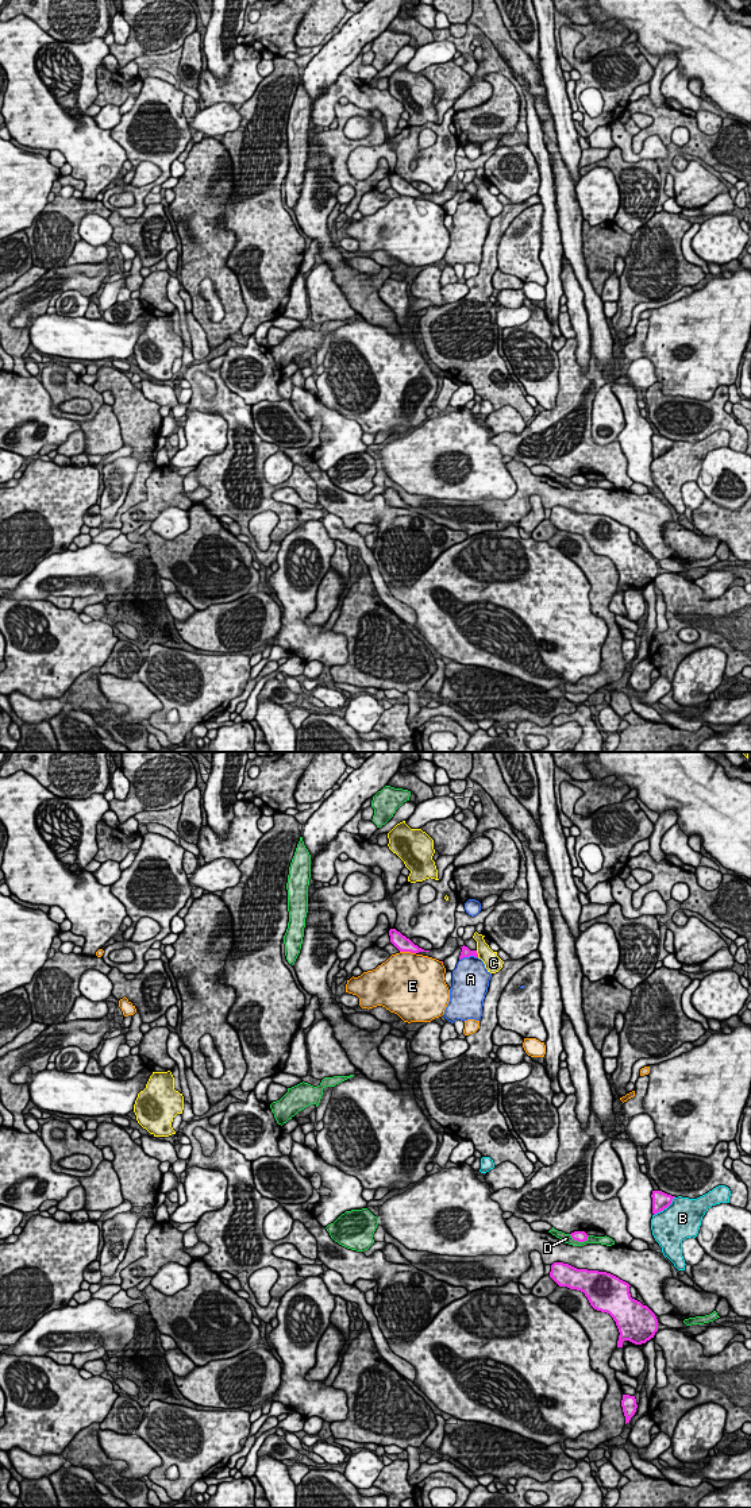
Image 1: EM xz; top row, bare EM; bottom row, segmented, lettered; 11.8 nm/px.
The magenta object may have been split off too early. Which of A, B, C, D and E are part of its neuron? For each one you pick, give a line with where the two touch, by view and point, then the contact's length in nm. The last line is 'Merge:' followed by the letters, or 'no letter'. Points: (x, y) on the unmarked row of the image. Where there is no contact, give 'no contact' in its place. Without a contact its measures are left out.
Merge: no letter

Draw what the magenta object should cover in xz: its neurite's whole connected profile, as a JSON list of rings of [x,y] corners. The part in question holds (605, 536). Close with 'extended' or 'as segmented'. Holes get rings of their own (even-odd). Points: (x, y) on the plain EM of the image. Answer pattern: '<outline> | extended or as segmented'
[[[554,506],[550,521],[559,531],[584,536],[594,554],[613,562],[620,576],[617,591],[623,591],[624,585],[635,589],[646,587],[658,575],[655,558],[631,541],[628,527],[611,517]]] | as segmented

